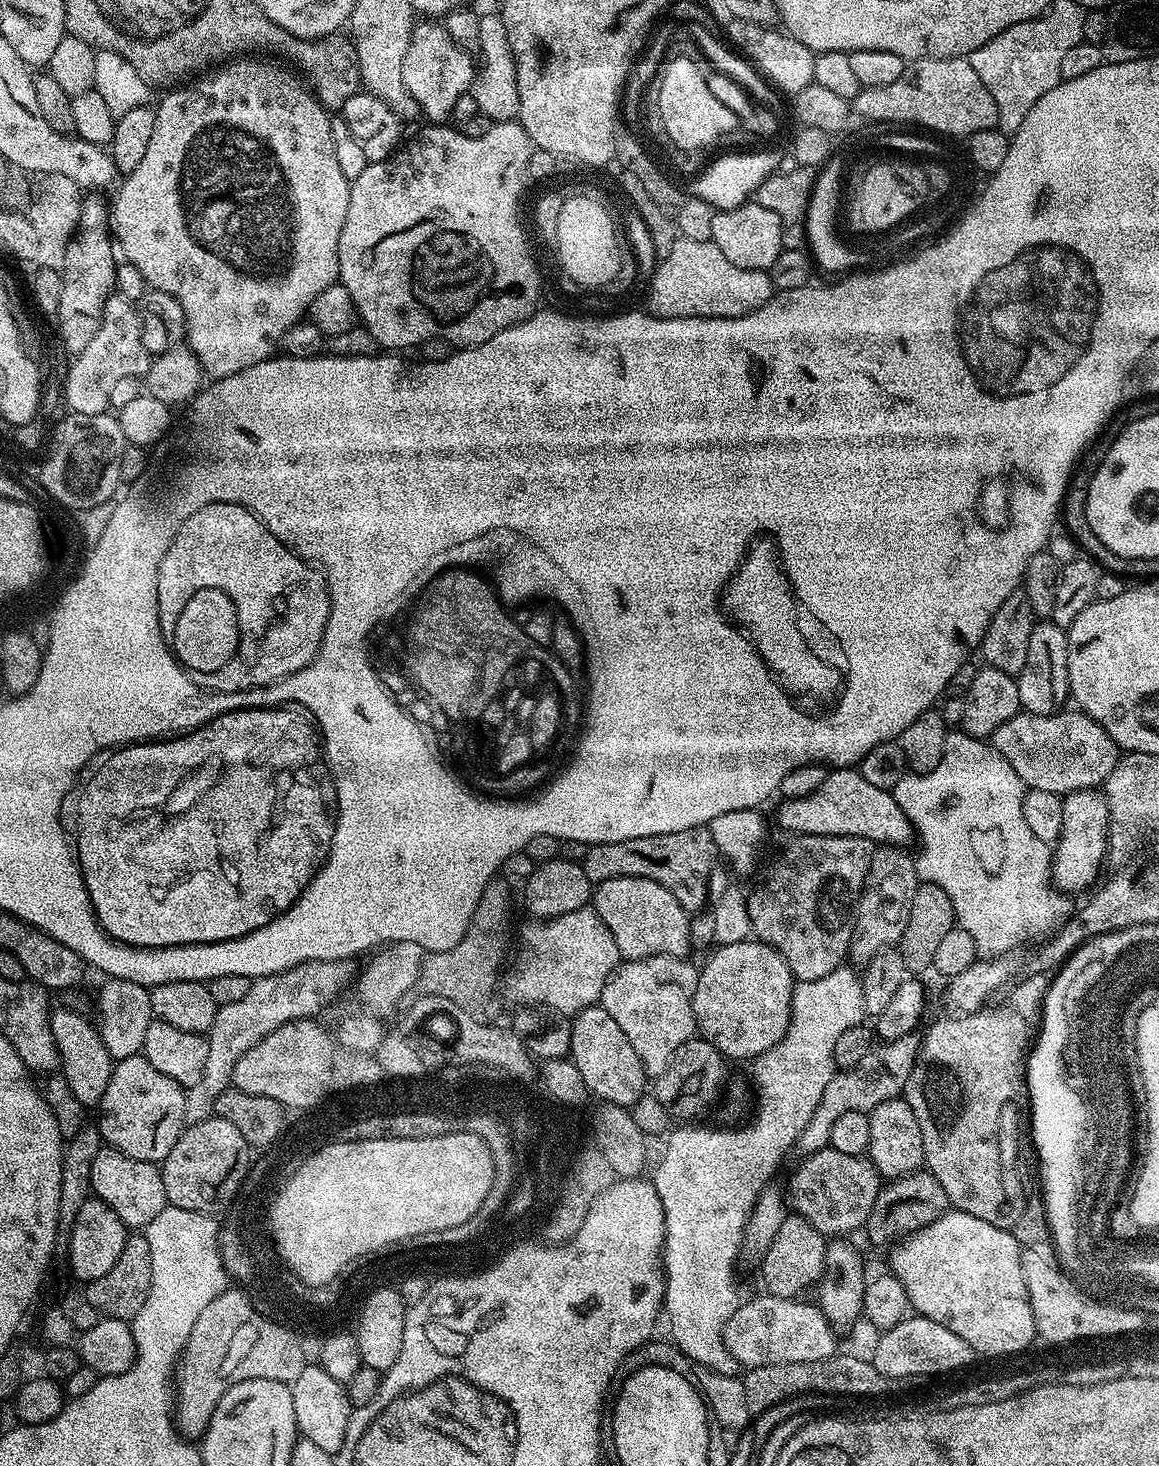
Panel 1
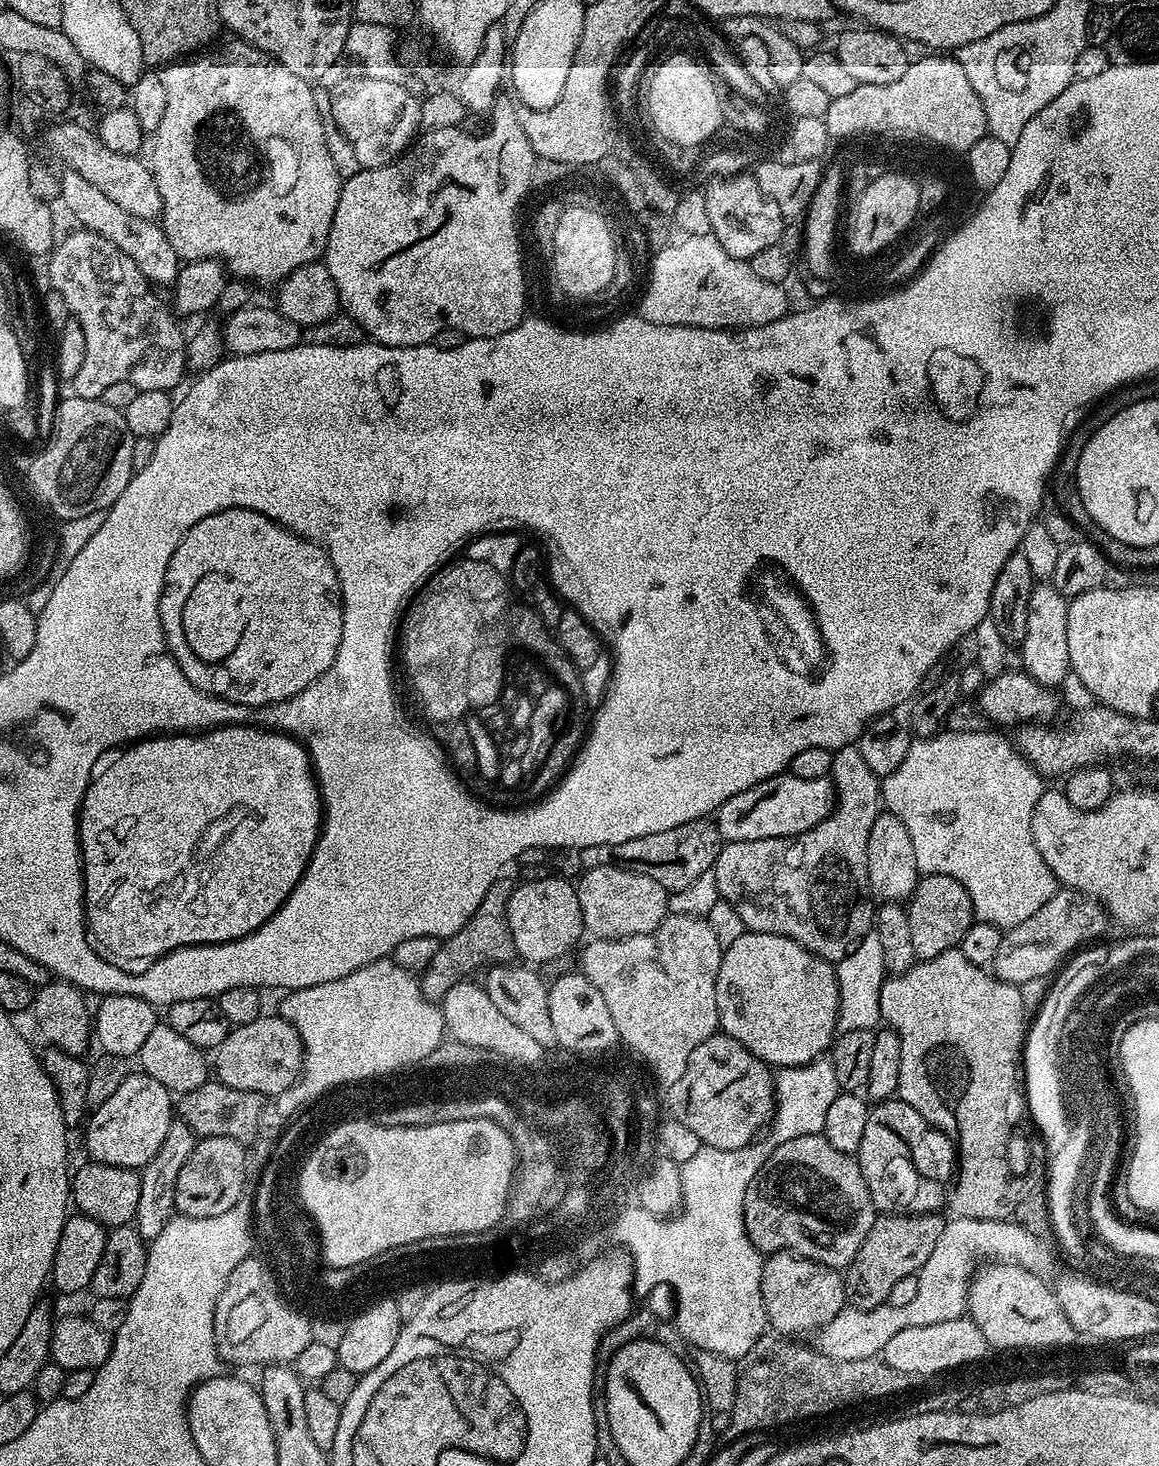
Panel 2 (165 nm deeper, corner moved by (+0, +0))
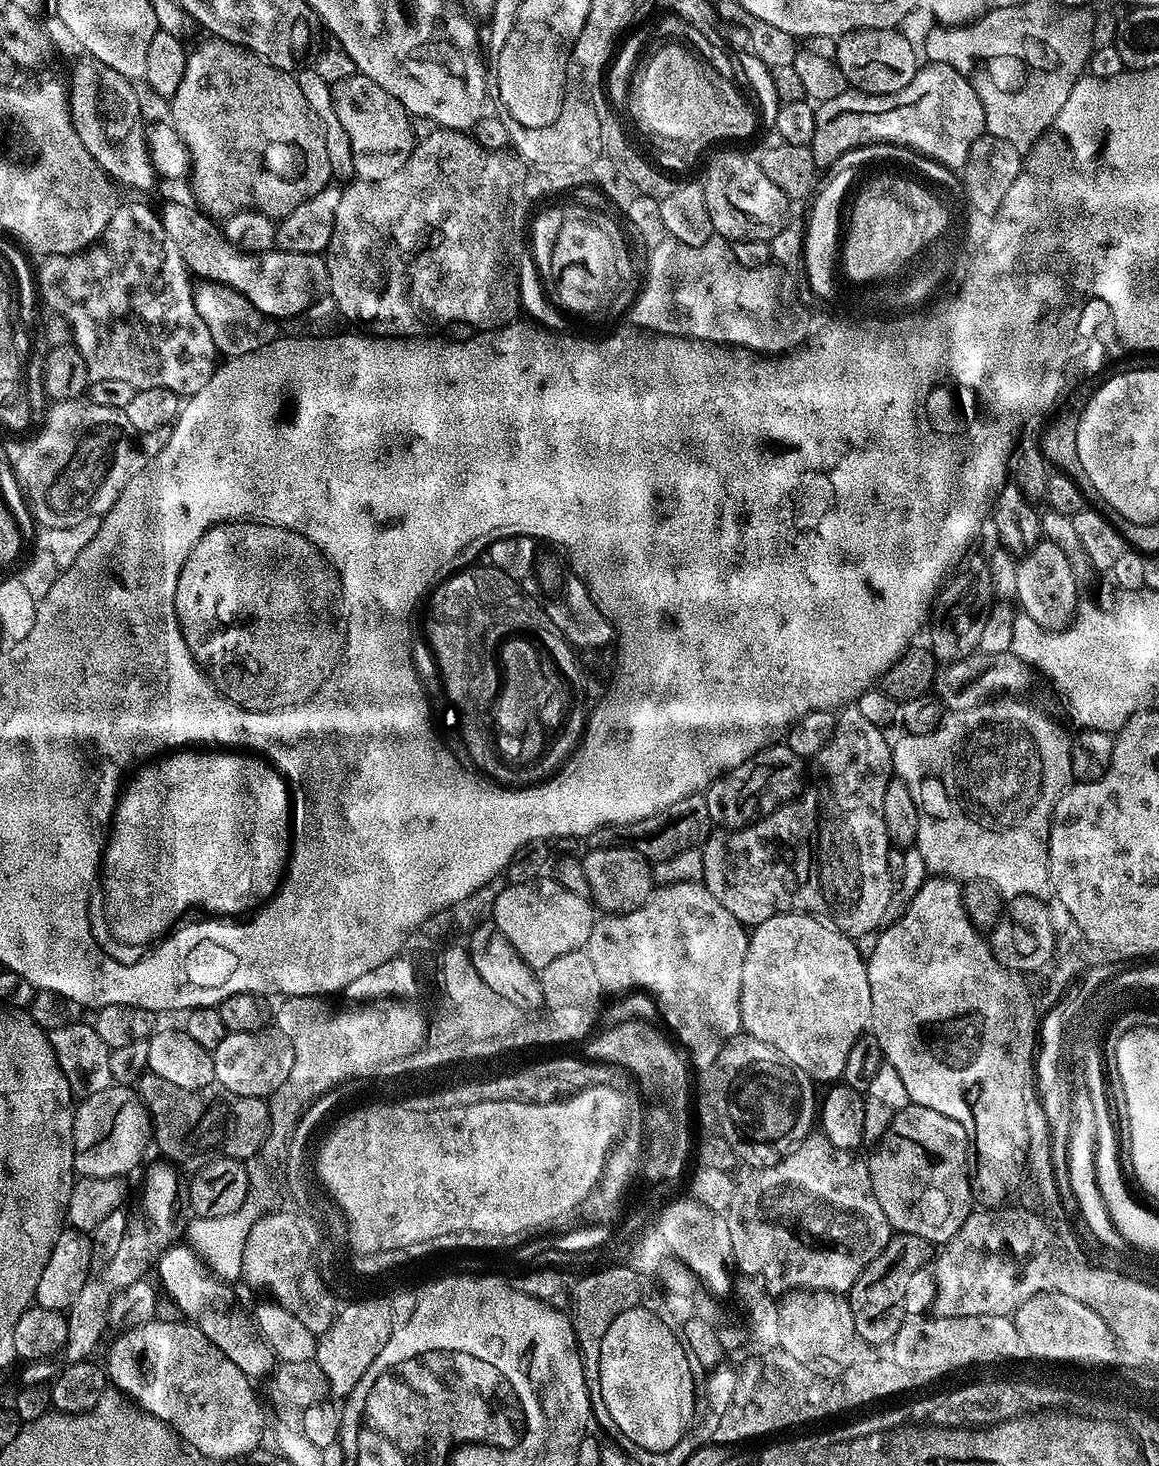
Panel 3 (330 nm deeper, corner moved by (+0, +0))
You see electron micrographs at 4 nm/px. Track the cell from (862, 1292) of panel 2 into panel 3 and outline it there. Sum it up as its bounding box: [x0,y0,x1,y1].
[846,1232,934,1345]

